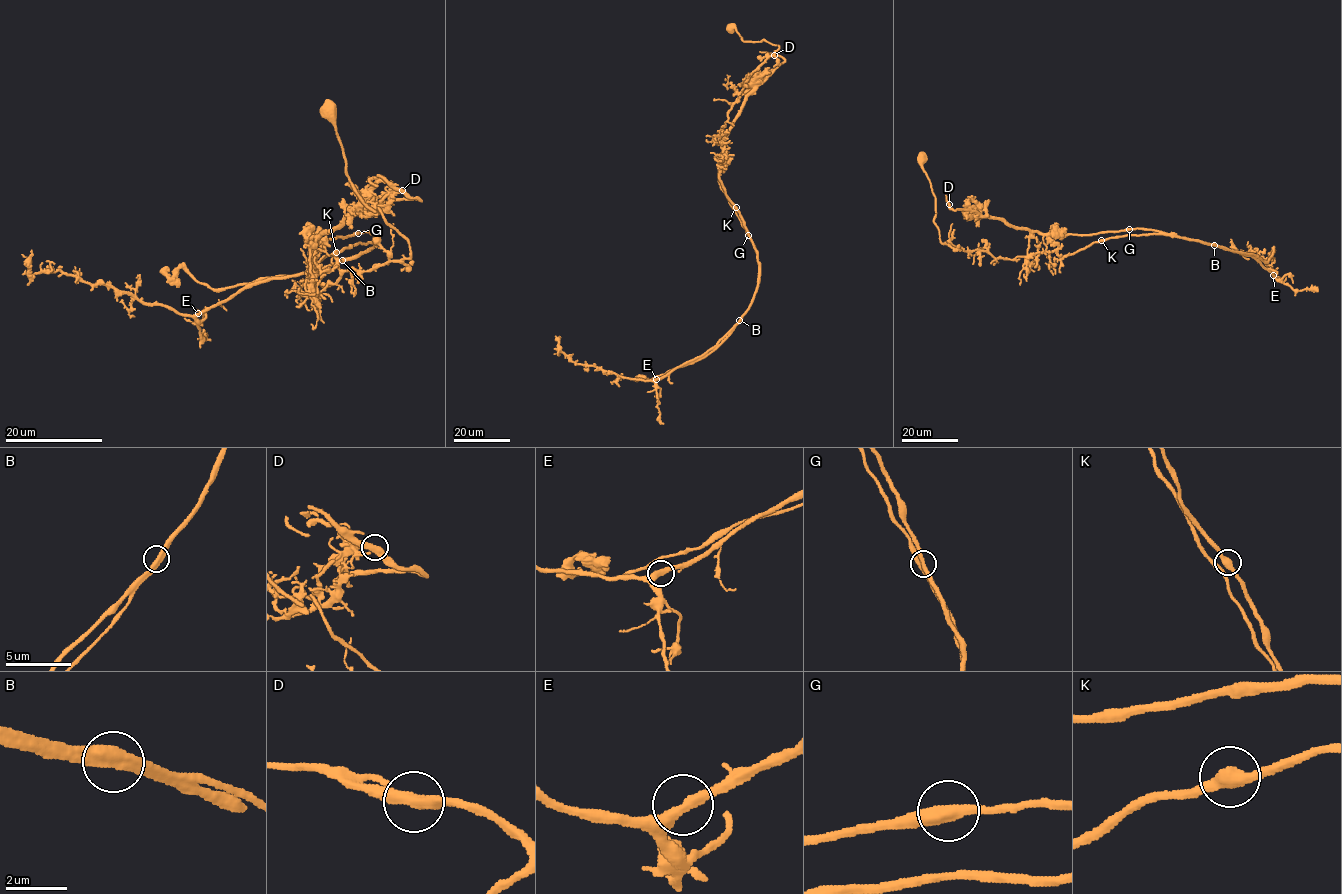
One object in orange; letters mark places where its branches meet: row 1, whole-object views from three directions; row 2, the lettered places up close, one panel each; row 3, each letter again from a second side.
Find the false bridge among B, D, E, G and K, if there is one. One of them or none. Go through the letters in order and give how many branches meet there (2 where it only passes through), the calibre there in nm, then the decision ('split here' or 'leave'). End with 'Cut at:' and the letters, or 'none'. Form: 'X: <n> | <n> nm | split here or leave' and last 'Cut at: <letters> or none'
B: 2 | 440 nm | split here
D: 2 | 440 nm | leave
E: 2 | 400 nm | leave
G: 2 | 400 nm | leave
K: 2 | 440 nm | leave
Cut at: B

